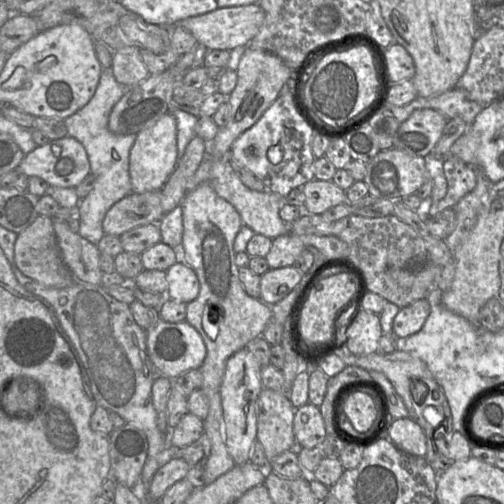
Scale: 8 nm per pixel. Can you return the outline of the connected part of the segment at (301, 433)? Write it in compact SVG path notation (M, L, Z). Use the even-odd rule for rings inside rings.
M307 403L295 409L293 432L299 447L314 448L326 438L326 429L319 407Z

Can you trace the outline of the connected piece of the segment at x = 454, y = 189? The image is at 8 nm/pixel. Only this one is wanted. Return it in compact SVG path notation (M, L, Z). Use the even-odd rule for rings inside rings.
M451 155L443 158L443 173L447 181L447 193L443 199L433 201L429 209L430 216L454 207L477 183L476 168Z

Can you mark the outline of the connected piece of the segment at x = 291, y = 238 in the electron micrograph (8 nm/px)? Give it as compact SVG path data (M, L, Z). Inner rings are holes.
M287 233L273 239L265 259L271 269L293 266L302 251L307 248L301 236Z

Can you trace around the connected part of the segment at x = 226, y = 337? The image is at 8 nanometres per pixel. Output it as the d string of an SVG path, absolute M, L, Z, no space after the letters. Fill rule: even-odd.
M207 182L199 184L188 192L182 201L181 207L183 213L182 246L185 251L185 259L187 265L195 271L200 284L198 297L186 305L186 322L200 333L207 348L206 358L199 369L203 376L201 389L209 400L209 412L204 419L204 433L208 436L211 443L211 453L207 463L204 465L205 485L209 485L236 465L226 447L220 395L226 362L233 354L246 347L250 341L262 336L265 327L272 317L272 311L271 307L260 299L249 296L240 282L239 267L235 262L234 241L243 226L243 222L235 207L218 196Z

